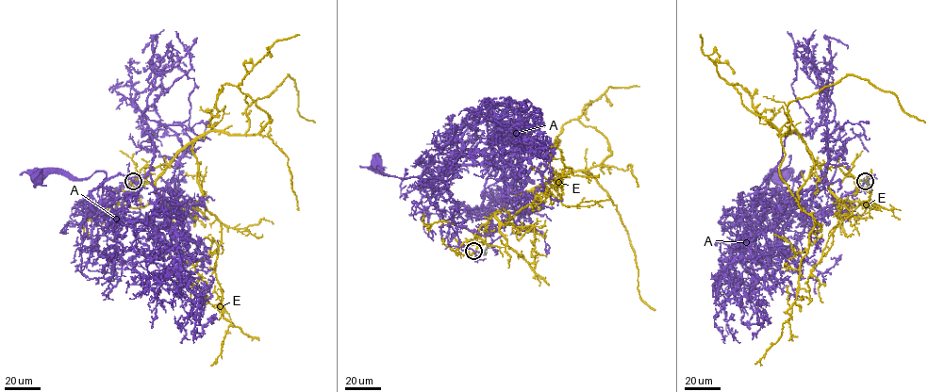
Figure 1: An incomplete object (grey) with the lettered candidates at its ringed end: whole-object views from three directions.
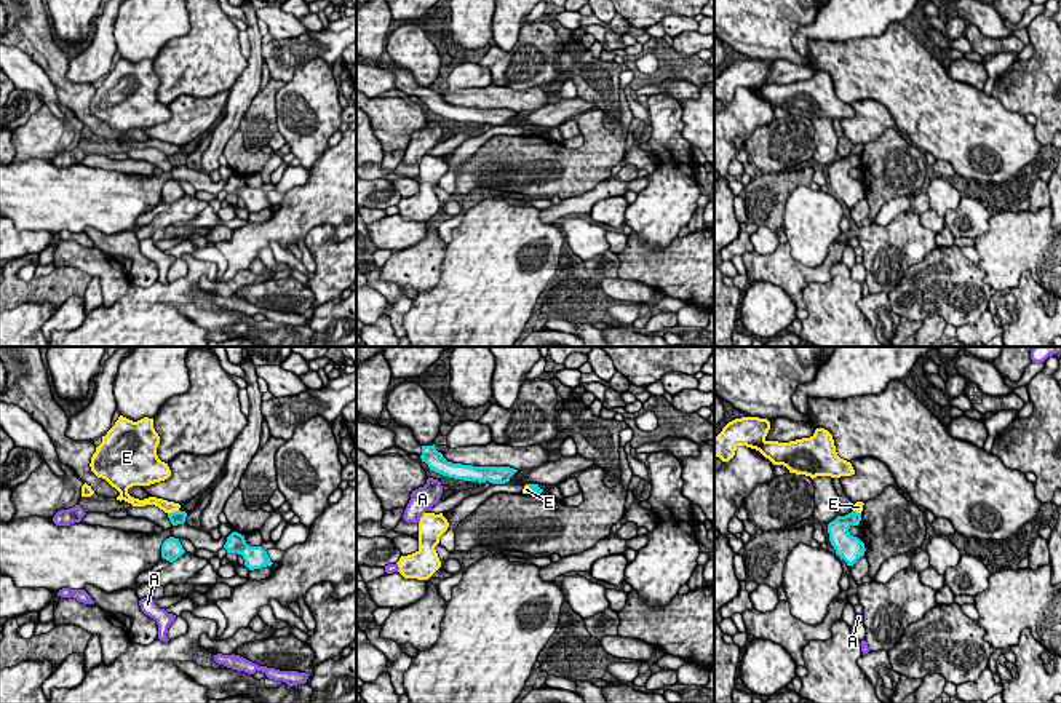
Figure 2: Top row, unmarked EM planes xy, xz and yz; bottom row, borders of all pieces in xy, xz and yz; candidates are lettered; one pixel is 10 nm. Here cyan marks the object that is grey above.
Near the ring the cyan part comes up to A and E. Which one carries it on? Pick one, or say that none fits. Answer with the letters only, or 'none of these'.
none of these

